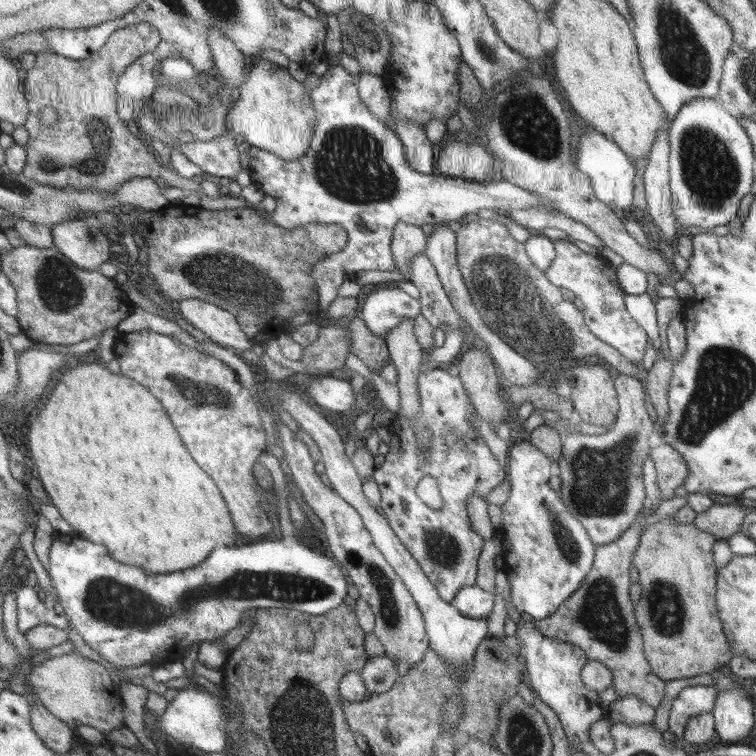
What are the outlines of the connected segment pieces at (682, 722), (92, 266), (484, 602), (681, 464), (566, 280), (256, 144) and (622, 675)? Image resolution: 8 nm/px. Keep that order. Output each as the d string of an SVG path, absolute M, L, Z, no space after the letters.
M688 686L676 696L668 722L670 732L676 735L676 741L683 739L683 733L690 718L714 709L718 694L719 691L713 686Z
M70 220L56 224L50 230L55 247L79 268L96 271L110 258L110 240L92 221Z
M467 586L458 592L452 604L464 616L476 618L476 620L486 619L486 616L493 611L494 596L479 586Z
M664 442L652 448L650 458L654 461L654 466L657 470L659 506L663 501L672 499L675 496L675 490L684 480L690 476L690 467L686 463L686 459L672 448L669 444Z
M555 241L555 252L556 259L550 264L550 269L544 273L548 281L573 292L582 300L584 312L587 314L587 327L592 333L605 344L611 345L626 361L640 362L646 354L648 336L626 310L624 303L626 293L621 288L616 268L606 259L598 258L598 255L590 256L582 252L572 241Z
M261 57L250 60L244 83L236 92L236 102L228 112L229 133L242 135L251 147L268 151L281 159L292 161L308 153L318 119L304 83L294 80L286 67Z
M643 509L638 518L624 534L614 542L598 544L595 548L595 562L582 586L564 601L563 606L547 619L532 619L532 623L546 637L576 645L586 653L588 660L597 660L606 665L614 674L612 687L619 698L636 696L656 709L664 699L666 681L652 672L650 662L646 662L642 652L642 633L634 618L634 604L628 594L630 588L630 566L639 548L640 534L647 528L644 520L655 509Z

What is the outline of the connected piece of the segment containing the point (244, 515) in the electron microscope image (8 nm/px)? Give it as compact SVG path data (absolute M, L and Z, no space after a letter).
M140 330L131 333L118 333L114 343L114 353L120 363L124 376L148 387L152 395L160 400L168 411L171 421L175 421L176 430L181 436L184 446L192 458L196 460L204 472L212 472L212 478L224 494L224 500L228 502L228 508L232 510L236 528L242 536L246 536L250 542L256 542L267 538L274 527L266 512L260 510L260 502L264 500L264 490L256 484L252 468L258 460L258 456L266 448L266 434L262 430L262 422L258 416L258 408L250 392L238 382L232 368L228 368L222 360L200 354L194 348L182 348L182 344L174 342L168 335L153 332L152 330Z

